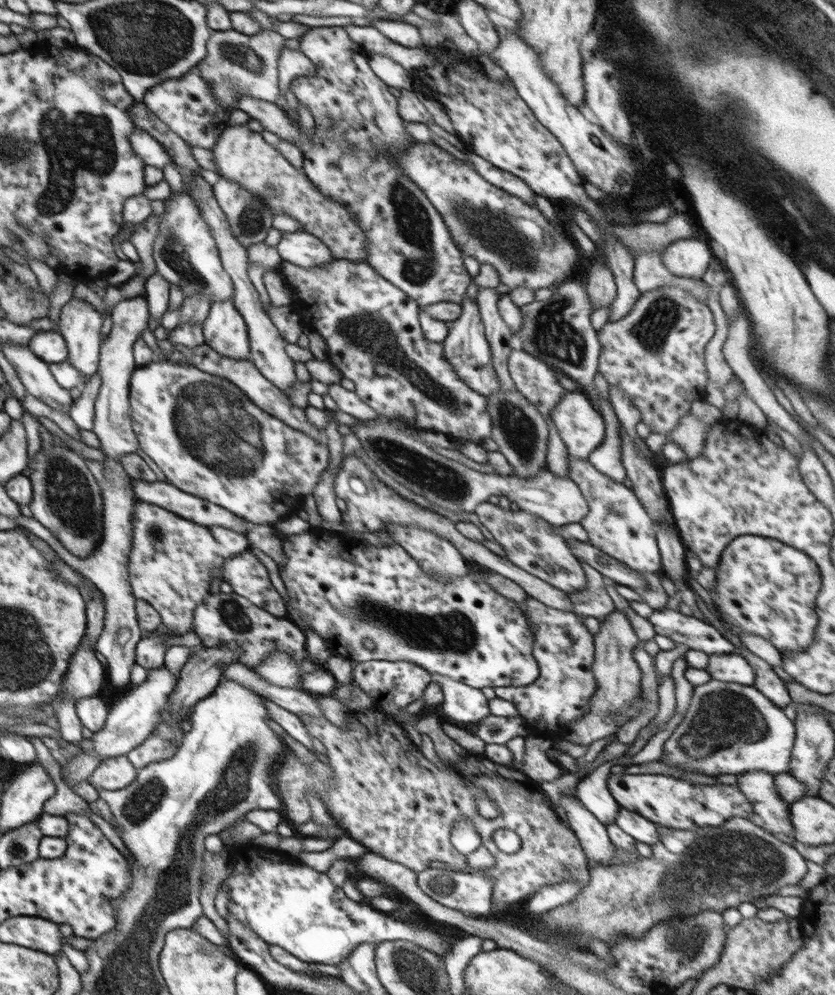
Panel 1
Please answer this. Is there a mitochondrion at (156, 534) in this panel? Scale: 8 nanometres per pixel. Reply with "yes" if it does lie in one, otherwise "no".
yes

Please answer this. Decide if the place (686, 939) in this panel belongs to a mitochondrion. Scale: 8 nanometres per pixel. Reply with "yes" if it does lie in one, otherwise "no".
yes

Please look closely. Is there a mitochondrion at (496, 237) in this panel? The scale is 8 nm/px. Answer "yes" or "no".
yes

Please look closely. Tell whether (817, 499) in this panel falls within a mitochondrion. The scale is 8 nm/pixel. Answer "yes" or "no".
no

